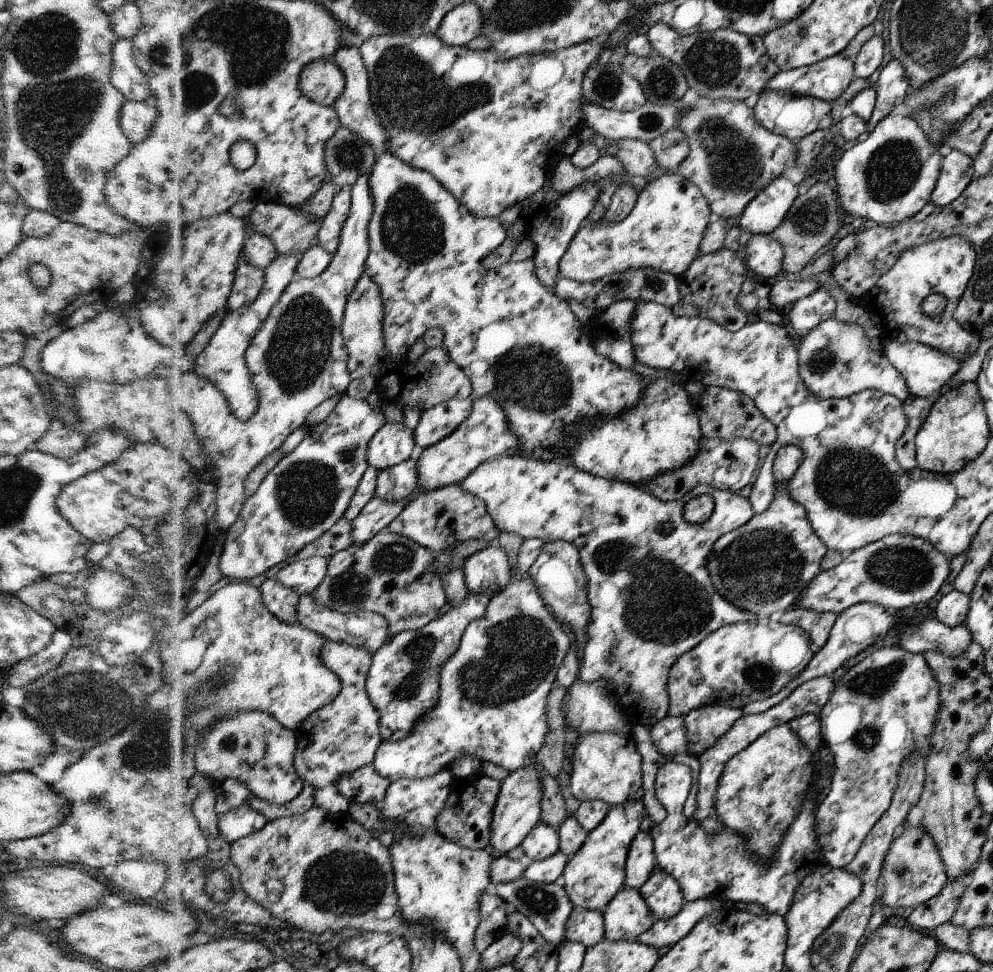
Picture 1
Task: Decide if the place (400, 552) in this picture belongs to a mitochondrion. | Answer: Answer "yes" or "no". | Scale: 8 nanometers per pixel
yes

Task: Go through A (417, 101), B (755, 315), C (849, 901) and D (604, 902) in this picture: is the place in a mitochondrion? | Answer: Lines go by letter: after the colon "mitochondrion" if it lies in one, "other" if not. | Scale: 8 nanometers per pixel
A: mitochondrion
B: other
C: other
D: other

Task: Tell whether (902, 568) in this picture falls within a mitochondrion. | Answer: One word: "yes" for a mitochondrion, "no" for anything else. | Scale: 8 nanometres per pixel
yes

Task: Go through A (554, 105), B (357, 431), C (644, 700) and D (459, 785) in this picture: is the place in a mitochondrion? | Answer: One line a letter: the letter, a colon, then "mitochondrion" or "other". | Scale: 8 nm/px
A: other
B: other
C: other
D: other

